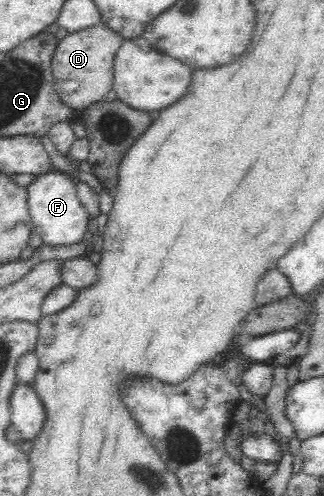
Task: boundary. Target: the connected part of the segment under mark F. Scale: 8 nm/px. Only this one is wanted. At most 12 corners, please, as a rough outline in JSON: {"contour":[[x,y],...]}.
{"contour":[[54,169],[26,188],[45,244],[79,243],[89,214],[75,179]]}

